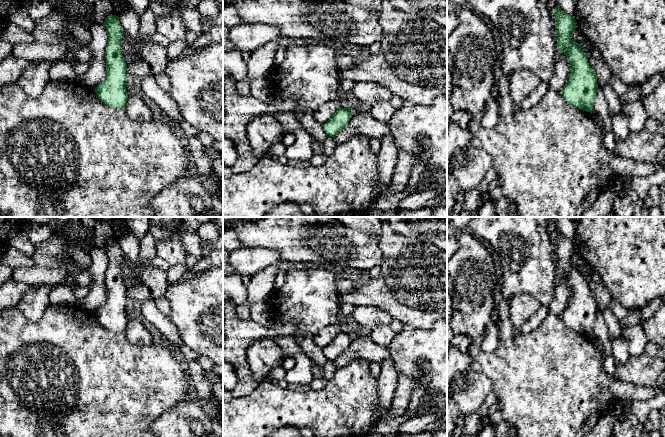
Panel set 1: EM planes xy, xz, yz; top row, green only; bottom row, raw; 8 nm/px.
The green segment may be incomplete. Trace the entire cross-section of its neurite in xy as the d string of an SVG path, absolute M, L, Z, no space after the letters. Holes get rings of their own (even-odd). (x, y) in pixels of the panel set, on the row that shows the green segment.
M110 14L103 24L108 34L105 51L107 75L94 91L105 105L112 108L123 108L128 99L126 91L127 63L121 52L121 39L124 32L116 15Z

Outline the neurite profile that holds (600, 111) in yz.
M598 87L595 96L595 102L591 111L595 122L602 129L604 134L604 146L610 150L615 150L616 135L612 130L610 121L608 103L605 98L603 88Z

